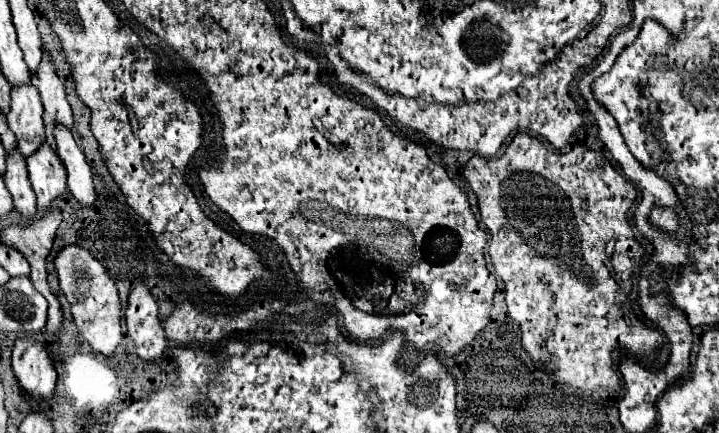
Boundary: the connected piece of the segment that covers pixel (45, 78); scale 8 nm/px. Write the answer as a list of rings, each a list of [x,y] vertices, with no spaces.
[[[44,52],[40,68],[36,72],[30,72],[32,84],[40,90],[42,96],[42,104],[44,104],[44,124],[46,124],[46,142],[56,148],[56,140],[54,140],[54,124],[60,122],[66,128],[72,128],[72,112],[70,112],[70,104],[66,100],[66,90],[64,90],[64,82],[60,80],[60,76],[56,74],[56,64],[52,62],[50,54]]]

